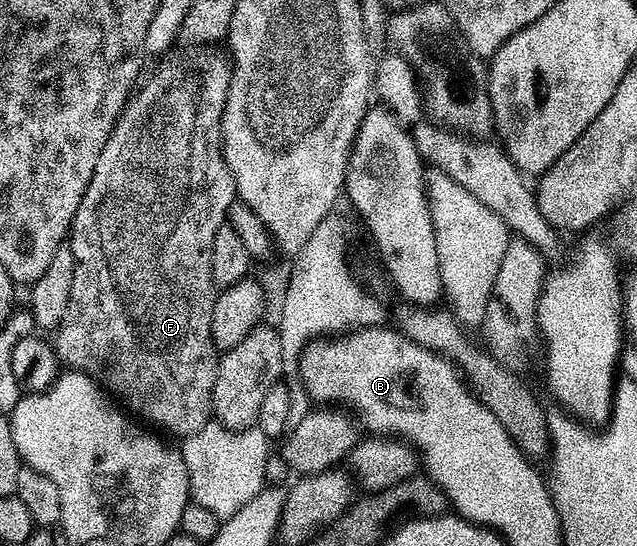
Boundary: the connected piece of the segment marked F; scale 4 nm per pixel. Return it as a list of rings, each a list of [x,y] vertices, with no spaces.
[[[201,49],[198,50],[201,51],[198,55],[193,55],[190,59],[163,68],[145,88],[144,86],[140,88],[141,96],[139,91],[136,98],[121,114],[117,128],[111,133],[99,157],[93,180],[85,190],[81,207],[73,218],[71,246],[75,257],[75,277],[71,285],[71,301],[67,305],[67,313],[60,327],[55,331],[57,358],[66,368],[90,375],[110,396],[120,400],[130,412],[138,411],[142,415],[140,418],[146,424],[154,423],[149,425],[154,428],[162,427],[157,429],[162,432],[170,431],[173,435],[179,435],[178,437],[186,437],[203,429],[209,420],[214,418],[213,390],[217,380],[219,352],[211,337],[211,317],[219,288],[213,281],[213,246],[219,229],[228,220],[229,206],[238,198],[233,170],[225,160],[221,137],[221,118],[225,112],[229,86],[233,81],[233,69],[230,56],[224,50],[223,52],[217,50],[221,49]]]

